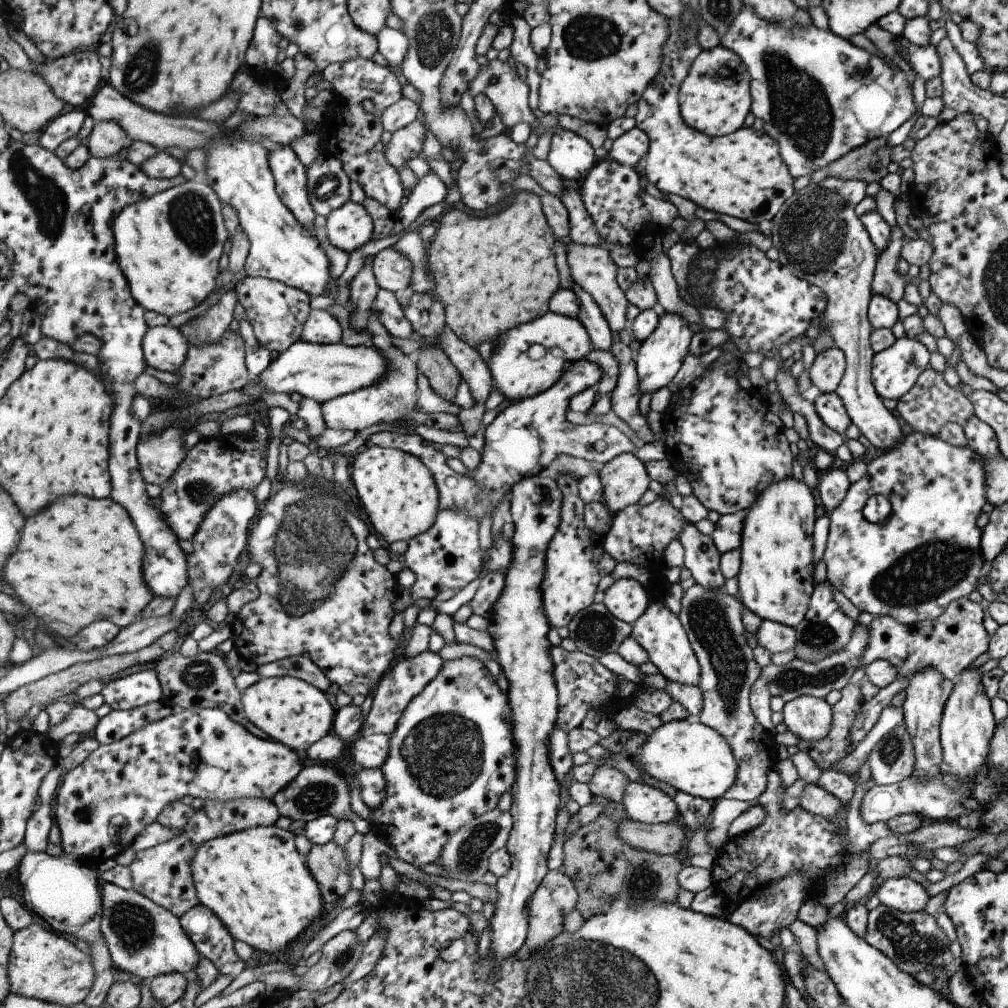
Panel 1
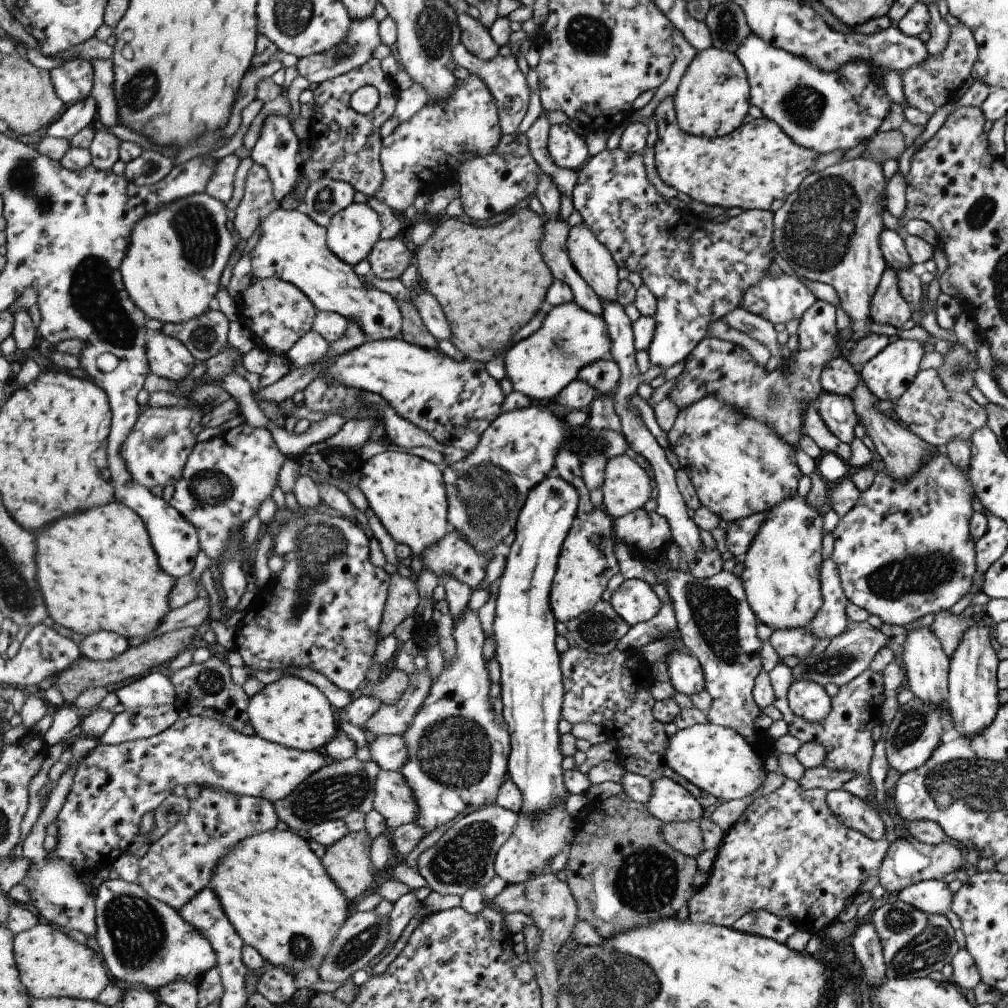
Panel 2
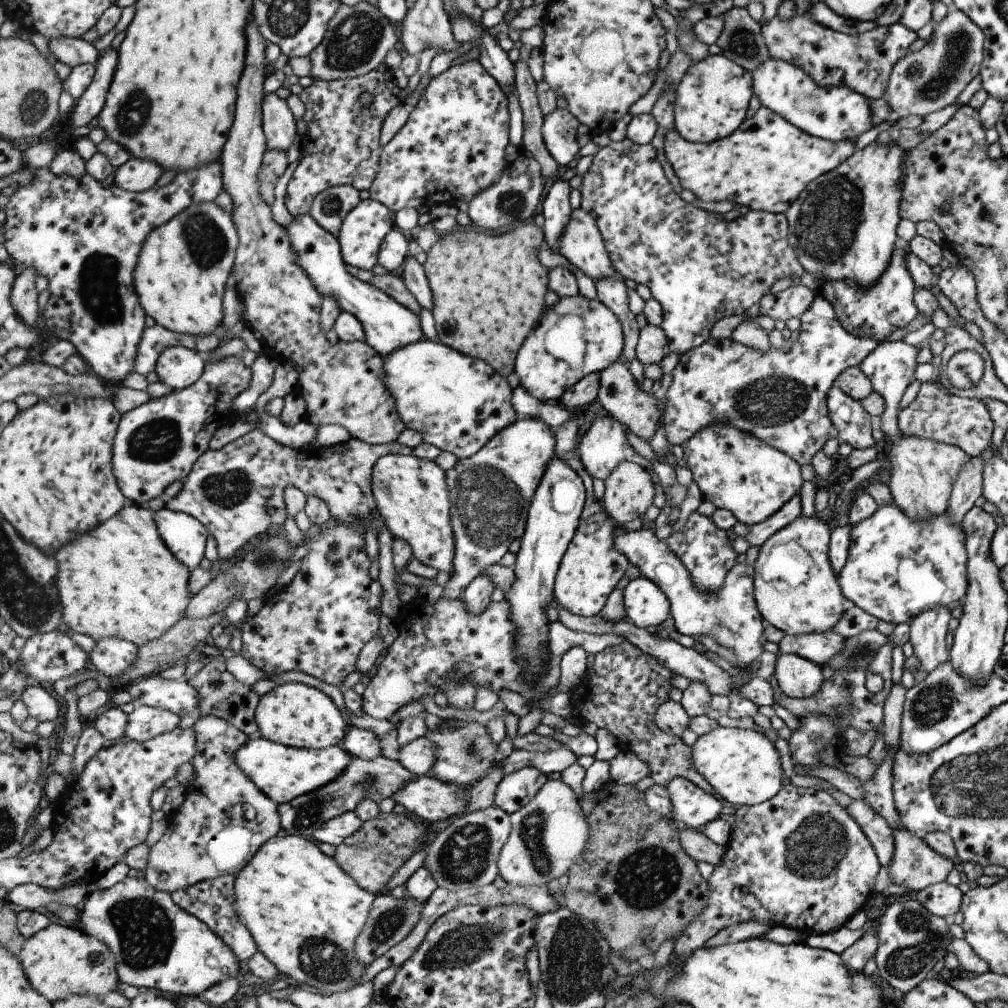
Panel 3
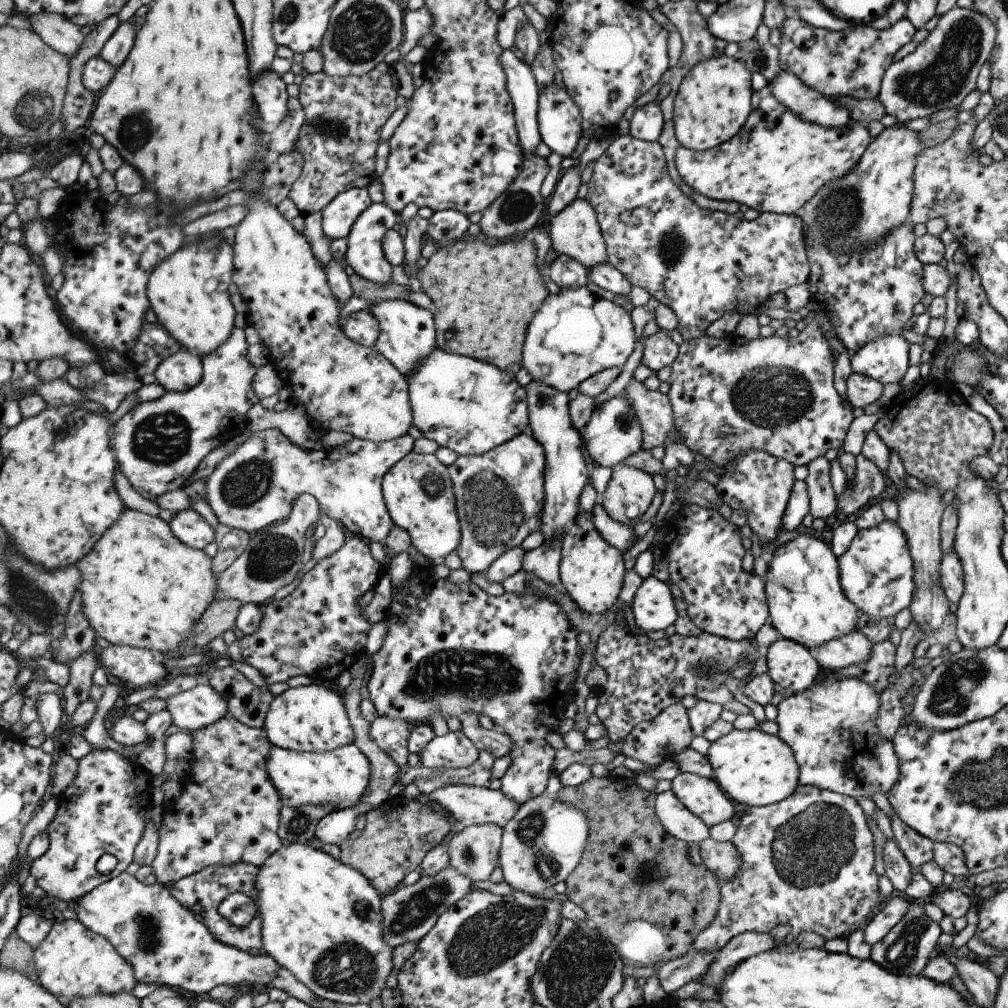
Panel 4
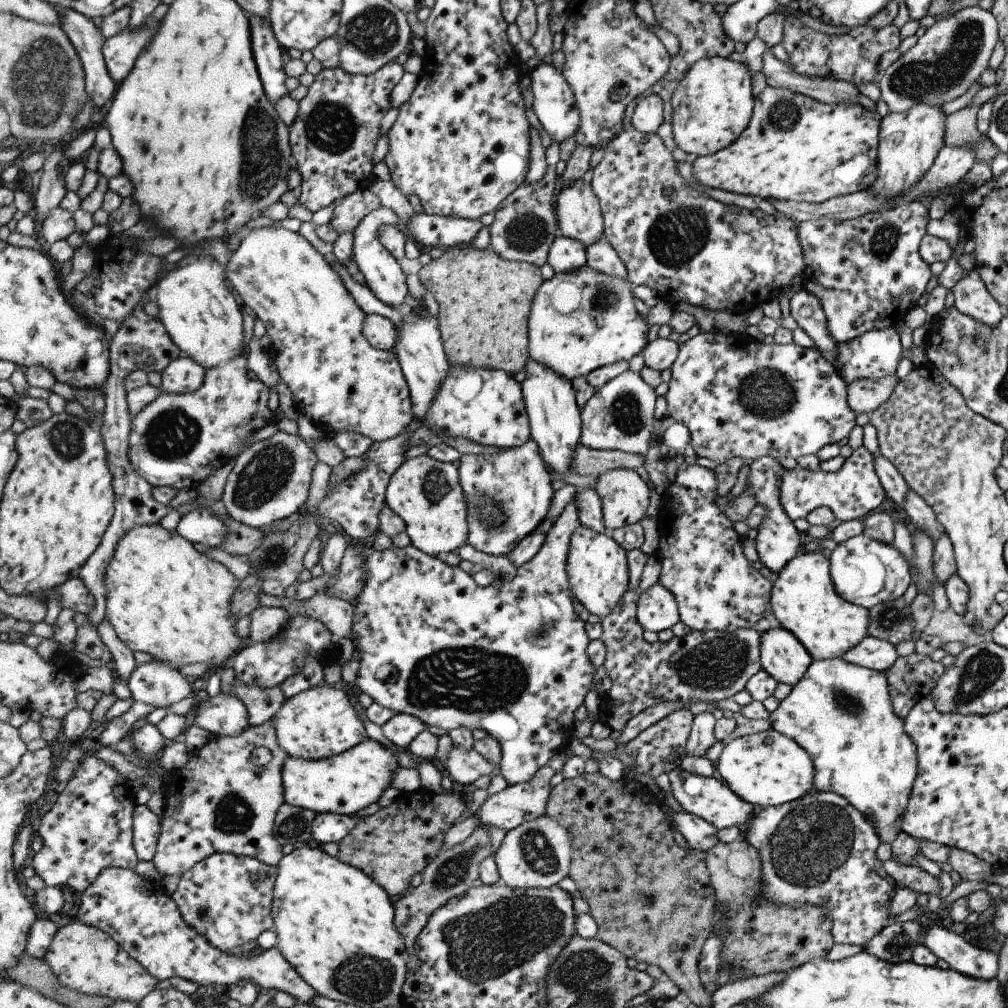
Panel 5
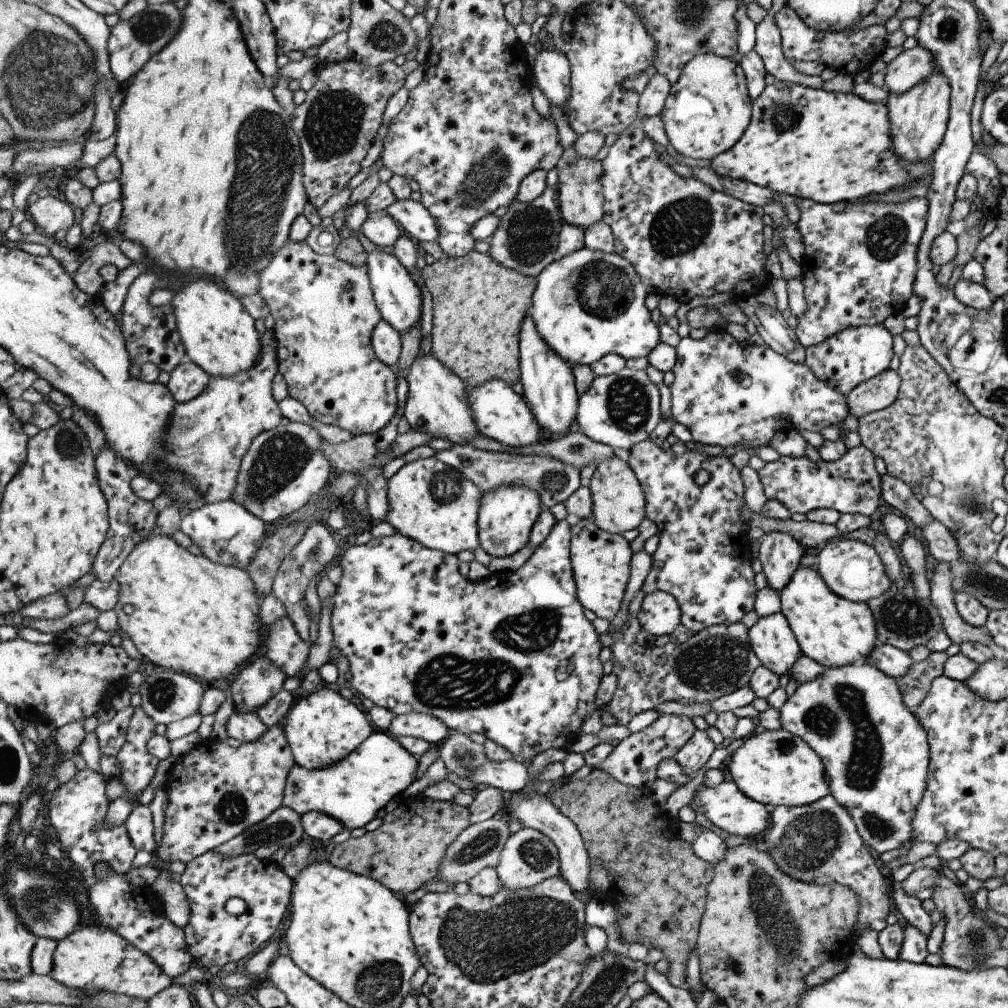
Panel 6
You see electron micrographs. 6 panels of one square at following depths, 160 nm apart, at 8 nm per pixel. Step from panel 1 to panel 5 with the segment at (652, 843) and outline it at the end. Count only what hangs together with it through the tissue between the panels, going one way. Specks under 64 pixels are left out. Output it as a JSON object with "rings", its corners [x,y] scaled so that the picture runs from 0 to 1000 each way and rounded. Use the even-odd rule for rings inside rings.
{"rings":[[[734,830],[732,834],[712,834],[700,847],[700,863],[710,892],[708,925],[717,931],[713,956],[719,957],[723,973],[745,968],[780,964],[805,950],[816,950],[826,938],[824,911],[814,899],[769,899],[753,895],[753,847]]]}

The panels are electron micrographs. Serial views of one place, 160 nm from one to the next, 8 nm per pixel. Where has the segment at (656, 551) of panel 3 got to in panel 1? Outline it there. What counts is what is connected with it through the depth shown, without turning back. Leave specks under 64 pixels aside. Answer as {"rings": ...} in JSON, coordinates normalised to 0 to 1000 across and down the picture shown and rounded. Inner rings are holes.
{"rings":[[[688,578],[677,585],[673,616],[684,631],[685,641],[691,651],[694,664],[693,685],[696,687],[696,701],[692,716],[712,725],[724,737],[732,760],[728,778],[716,788],[717,792],[749,794],[760,781],[763,764],[772,756],[768,728],[758,723],[744,703],[742,688],[747,677],[753,672],[754,662],[746,652],[746,639],[739,633],[735,617],[738,604],[736,597],[721,589],[718,582],[699,583]]]}

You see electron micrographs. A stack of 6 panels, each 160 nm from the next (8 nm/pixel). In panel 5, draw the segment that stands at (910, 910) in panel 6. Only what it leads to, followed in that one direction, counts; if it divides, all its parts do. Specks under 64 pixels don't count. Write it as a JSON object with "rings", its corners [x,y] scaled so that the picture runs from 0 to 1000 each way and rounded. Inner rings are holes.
{"rings":[[[931,915],[918,920],[916,925],[916,938],[932,952],[936,952],[941,958],[941,961],[963,968],[969,972],[985,972],[988,970],[990,946],[981,944],[975,940],[964,938],[955,933],[954,929],[938,923]]]}

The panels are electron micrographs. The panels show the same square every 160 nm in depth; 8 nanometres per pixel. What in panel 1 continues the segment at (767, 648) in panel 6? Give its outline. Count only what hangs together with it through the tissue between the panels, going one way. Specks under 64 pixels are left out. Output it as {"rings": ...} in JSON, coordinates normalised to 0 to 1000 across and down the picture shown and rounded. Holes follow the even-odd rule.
{"rings":[[[795,689],[777,699],[776,716],[791,733],[809,736],[822,726],[825,715],[824,701],[817,692]]]}

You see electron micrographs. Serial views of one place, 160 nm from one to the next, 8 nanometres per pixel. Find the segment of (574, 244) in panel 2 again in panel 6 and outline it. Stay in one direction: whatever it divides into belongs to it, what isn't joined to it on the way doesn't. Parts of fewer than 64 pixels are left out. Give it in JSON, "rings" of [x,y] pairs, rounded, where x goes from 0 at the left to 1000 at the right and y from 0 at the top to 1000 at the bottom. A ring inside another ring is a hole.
{"rings":[[[570,141],[558,152],[554,161],[555,183],[553,187],[554,201],[561,220],[580,228],[586,223],[592,223],[600,216],[601,193],[599,192],[598,174],[601,172],[598,159],[579,156],[572,151]]]}

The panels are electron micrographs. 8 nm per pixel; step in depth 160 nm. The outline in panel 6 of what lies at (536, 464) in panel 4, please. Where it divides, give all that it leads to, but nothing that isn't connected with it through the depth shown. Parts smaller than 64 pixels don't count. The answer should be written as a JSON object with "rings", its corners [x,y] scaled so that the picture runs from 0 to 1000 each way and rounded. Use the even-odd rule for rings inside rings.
{"rings":[[[499,481],[492,487],[480,489],[475,507],[476,542],[487,553],[506,553],[526,539],[531,519],[541,501],[533,487],[526,483]]]}

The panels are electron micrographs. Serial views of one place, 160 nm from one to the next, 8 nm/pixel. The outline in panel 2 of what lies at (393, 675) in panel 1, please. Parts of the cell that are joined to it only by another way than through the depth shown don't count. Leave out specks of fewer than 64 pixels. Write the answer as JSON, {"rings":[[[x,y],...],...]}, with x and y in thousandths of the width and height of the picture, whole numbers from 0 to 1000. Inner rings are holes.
{"rings":[[[422,664],[415,671],[406,671],[404,683],[392,698],[380,698],[364,715],[361,722],[365,730],[401,729],[411,717],[413,708],[420,702],[431,680],[428,669]]]}

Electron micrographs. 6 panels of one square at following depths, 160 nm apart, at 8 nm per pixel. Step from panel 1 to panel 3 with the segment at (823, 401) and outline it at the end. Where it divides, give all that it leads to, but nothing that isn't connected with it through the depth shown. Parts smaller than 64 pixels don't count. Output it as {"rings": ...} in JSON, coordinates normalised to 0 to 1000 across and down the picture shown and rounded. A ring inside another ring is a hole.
{"rings":[[[824,384],[820,388],[819,402],[832,438],[839,438],[845,445],[875,444],[874,440],[866,438],[863,412],[854,404],[853,398],[841,394],[832,384]]]}

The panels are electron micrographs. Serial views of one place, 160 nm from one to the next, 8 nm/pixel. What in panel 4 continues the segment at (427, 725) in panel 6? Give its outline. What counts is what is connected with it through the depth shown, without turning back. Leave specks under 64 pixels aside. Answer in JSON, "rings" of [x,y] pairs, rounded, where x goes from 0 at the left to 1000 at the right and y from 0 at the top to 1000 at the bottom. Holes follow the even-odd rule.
{"rings":[[[377,710],[369,716],[368,730],[402,765],[405,763],[404,750],[407,746],[405,734],[410,721],[408,715],[399,712]]]}

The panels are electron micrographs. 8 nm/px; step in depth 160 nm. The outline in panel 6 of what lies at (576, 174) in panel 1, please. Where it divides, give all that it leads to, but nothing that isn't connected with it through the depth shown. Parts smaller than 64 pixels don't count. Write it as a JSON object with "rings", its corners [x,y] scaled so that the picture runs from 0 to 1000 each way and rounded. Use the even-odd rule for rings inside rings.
{"rings":[[[534,49],[527,70],[531,82],[548,103],[558,109],[564,101],[567,89],[567,65],[559,50]]]}

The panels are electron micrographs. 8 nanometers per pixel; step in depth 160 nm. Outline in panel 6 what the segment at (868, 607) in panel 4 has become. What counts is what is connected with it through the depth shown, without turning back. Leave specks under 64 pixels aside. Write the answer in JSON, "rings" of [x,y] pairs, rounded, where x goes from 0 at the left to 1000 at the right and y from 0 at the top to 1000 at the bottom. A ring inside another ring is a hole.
{"rings":[[[832,534],[828,538],[819,538],[810,551],[809,565],[825,588],[844,597],[859,598],[863,593],[876,589],[886,578],[876,565],[875,558],[866,543],[847,535]]]}

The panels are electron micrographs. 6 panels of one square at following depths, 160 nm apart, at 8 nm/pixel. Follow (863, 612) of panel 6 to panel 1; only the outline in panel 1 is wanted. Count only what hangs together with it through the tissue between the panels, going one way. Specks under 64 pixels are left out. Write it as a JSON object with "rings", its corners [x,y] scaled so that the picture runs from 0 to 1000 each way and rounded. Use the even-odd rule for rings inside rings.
{"rings":[[[786,473],[771,477],[761,481],[759,486],[754,487],[750,492],[750,495],[746,498],[746,501],[740,506],[741,510],[738,512],[736,527],[735,527],[735,538],[732,544],[734,550],[734,563],[730,569],[732,577],[733,593],[735,593],[736,600],[739,604],[744,605],[747,609],[750,609],[755,615],[762,615],[765,617],[772,617],[773,619],[785,622],[788,624],[793,617],[797,615],[797,610],[802,602],[804,589],[808,583],[808,558],[806,553],[806,526],[808,523],[808,516],[810,515],[807,511],[808,500],[807,492],[805,491],[804,484],[799,482],[797,477],[791,478]]]}

